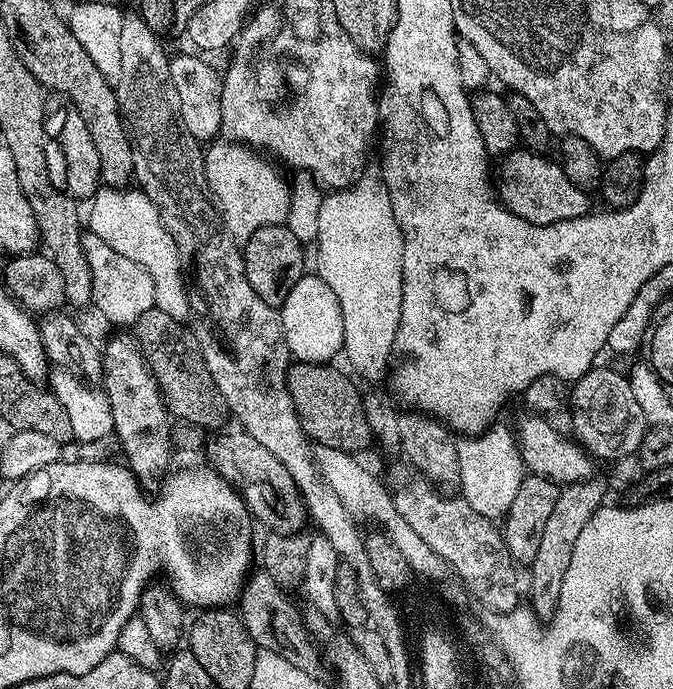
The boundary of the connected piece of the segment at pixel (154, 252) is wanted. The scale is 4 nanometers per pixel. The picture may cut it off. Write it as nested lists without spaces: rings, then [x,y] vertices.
[[[101,186],[92,197],[90,207],[92,213],[89,216],[87,213],[86,224],[92,227],[89,228],[91,235],[102,238],[106,246],[114,246],[114,250],[125,258],[137,260],[148,271],[150,278],[154,278],[155,308],[170,314],[170,318],[187,321],[190,316],[189,294],[182,271],[182,248],[168,233],[169,225],[162,219],[158,206],[154,206],[151,198],[135,187]]]

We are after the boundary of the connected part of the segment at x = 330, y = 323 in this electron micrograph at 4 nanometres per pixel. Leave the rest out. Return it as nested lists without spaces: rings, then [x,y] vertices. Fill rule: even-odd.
[[[303,276],[294,286],[294,290],[290,290],[279,314],[288,351],[297,361],[305,364],[327,364],[335,361],[336,355],[341,355],[344,346],[342,310],[338,306],[334,290],[330,290],[330,286],[326,286],[320,276]]]

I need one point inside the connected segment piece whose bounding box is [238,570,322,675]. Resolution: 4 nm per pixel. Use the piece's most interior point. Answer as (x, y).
(273, 623)

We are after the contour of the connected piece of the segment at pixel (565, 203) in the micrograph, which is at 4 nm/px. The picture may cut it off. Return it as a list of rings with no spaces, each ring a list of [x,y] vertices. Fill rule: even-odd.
[[[520,146],[515,152],[508,153],[499,161],[500,180],[498,176],[498,199],[505,208],[509,208],[518,218],[526,218],[531,224],[553,224],[570,218],[589,215],[589,193],[574,186],[566,178],[563,163],[555,159],[547,160],[544,154],[533,154]]]

